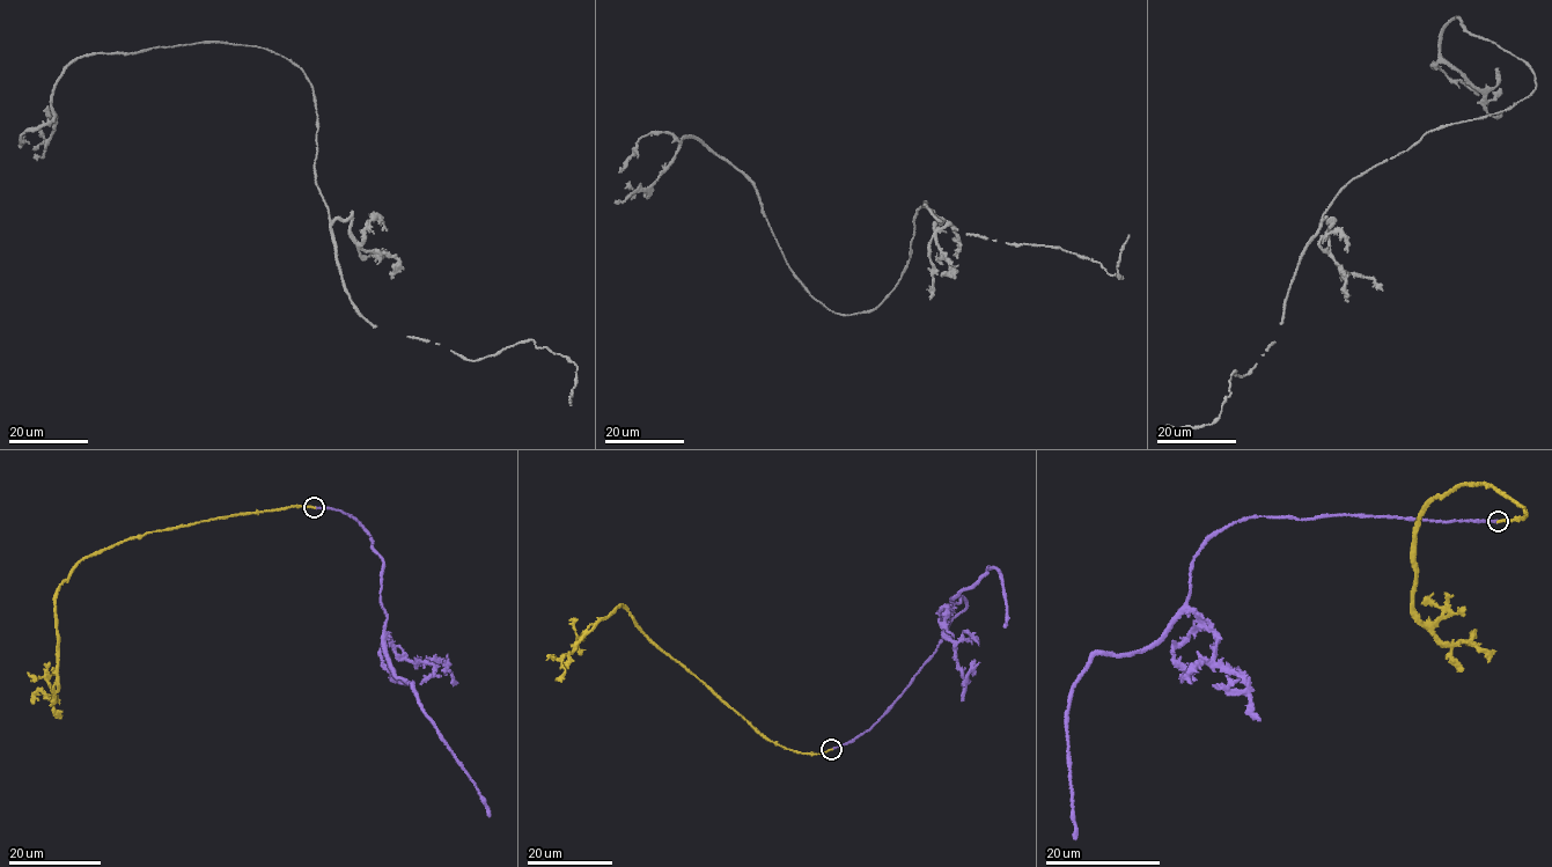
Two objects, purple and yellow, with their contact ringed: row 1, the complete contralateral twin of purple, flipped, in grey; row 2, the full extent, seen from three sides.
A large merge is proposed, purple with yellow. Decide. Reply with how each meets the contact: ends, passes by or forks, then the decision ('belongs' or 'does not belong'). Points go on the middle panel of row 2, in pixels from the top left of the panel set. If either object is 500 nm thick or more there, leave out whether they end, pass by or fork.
purple ends there; yellow ends there; belongs

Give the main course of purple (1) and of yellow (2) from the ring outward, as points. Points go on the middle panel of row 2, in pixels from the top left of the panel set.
1: (831, 749), (861, 735), (904, 690), (965, 605), (962, 596), (951, 602), (990, 567), (1000, 575), (1003, 626)
2: (831, 749), (801, 752), (758, 733), (644, 633), (620, 605), (594, 625), (563, 659), (561, 681)

